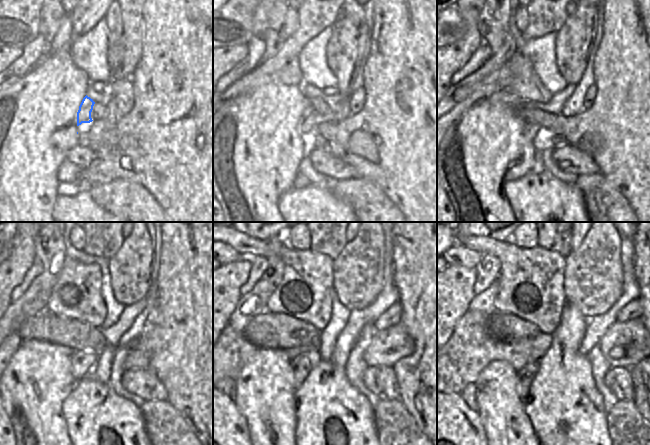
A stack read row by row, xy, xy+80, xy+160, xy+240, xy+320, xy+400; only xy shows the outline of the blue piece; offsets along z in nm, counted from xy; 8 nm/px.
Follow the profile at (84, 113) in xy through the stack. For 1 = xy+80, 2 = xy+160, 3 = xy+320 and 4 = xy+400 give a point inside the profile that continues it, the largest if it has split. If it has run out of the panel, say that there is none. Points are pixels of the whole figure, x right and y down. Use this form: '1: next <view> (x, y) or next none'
1: next xy+80 (308, 120)
2: next xy+160 (531, 128)
3: next xy+320 (303, 364)
4: next xy+400 (525, 376)

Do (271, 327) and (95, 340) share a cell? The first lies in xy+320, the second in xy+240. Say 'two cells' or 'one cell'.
one cell

